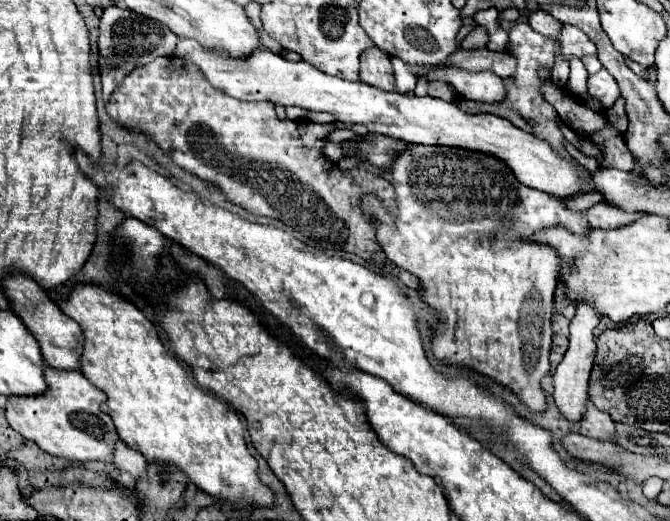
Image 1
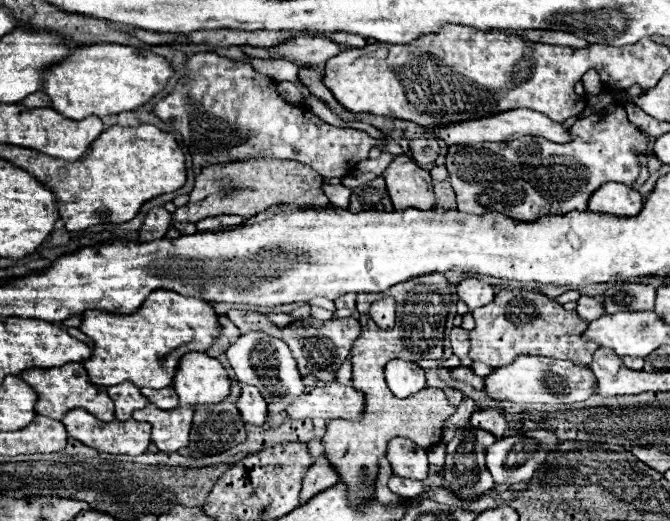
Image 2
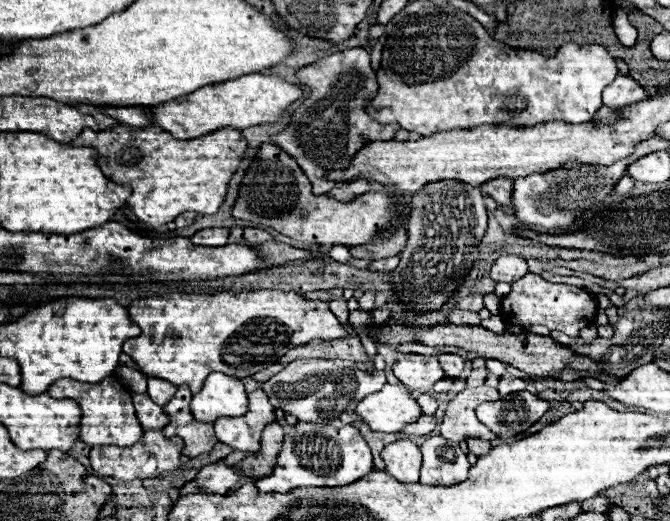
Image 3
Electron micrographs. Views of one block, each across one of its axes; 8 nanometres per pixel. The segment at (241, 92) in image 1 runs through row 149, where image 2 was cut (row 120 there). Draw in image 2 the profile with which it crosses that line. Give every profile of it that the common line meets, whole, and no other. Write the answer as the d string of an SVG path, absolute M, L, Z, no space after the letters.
M528 108L508 110L508 112L500 112L494 116L480 118L480 120L464 120L464 122L456 122L456 124L452 122L452 124L434 128L434 132L438 134L438 138L448 142L448 146L452 146L452 144L478 144L478 142L510 142L510 140L516 140L520 136L528 136L528 134L542 136L542 138L552 140L552 142L568 142L568 130L560 122L554 122L548 116L538 114L534 110L528 110Z

